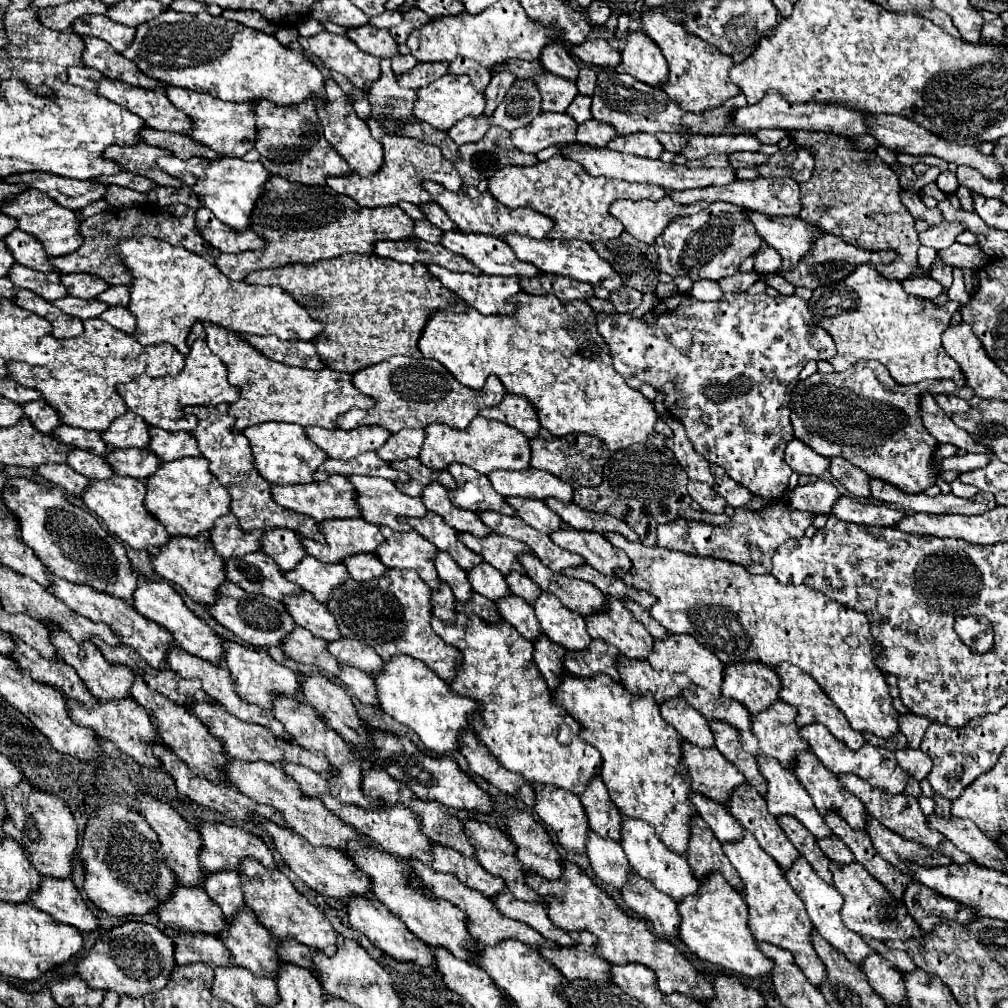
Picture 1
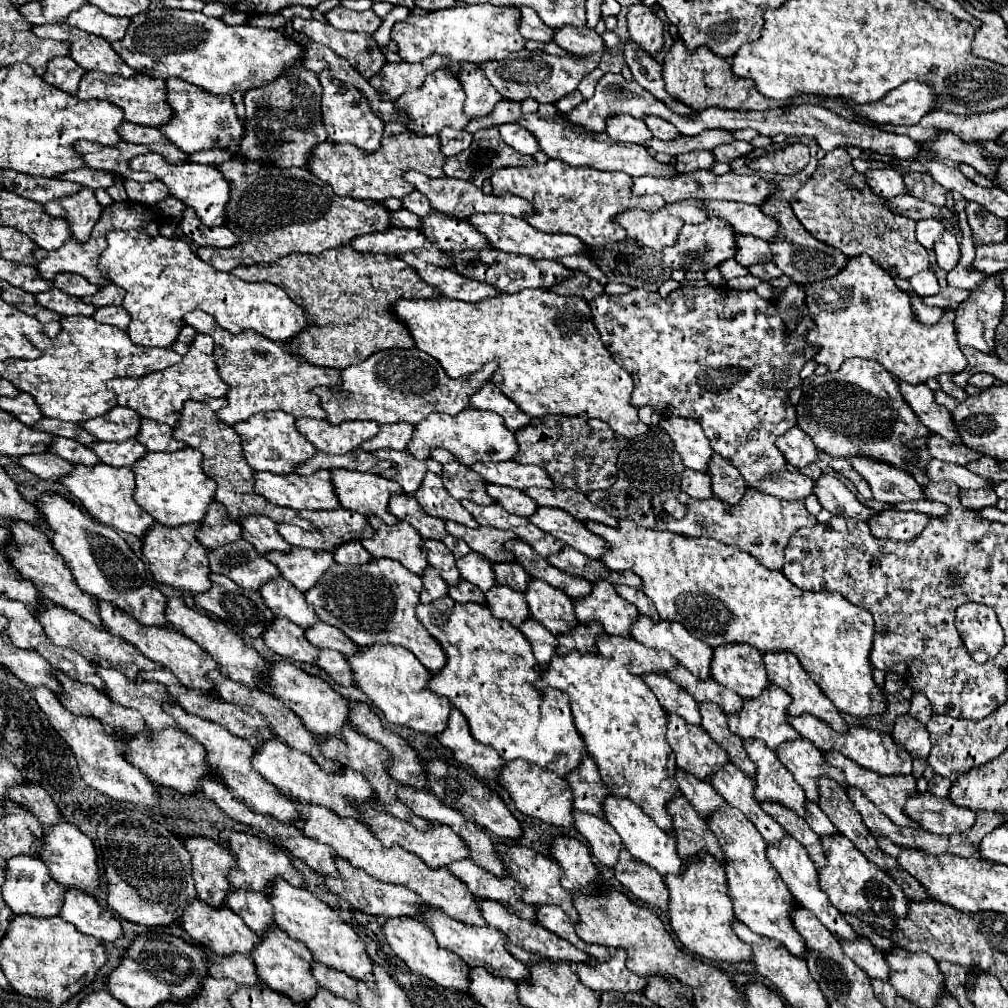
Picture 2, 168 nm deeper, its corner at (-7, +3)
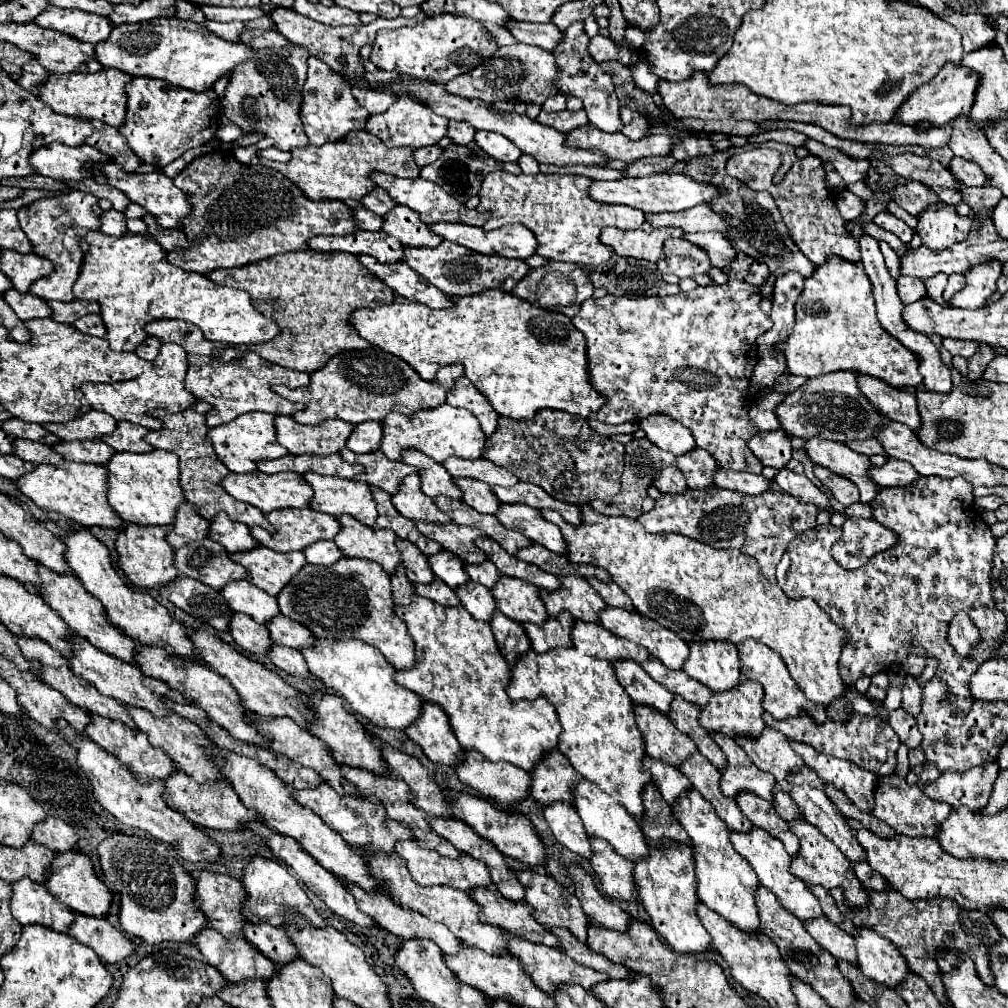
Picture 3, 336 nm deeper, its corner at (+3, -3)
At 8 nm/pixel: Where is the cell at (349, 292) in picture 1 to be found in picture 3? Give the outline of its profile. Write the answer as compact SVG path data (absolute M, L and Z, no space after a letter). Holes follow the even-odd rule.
M313 249L275 255L241 269L215 269L207 277L217 285L247 291L257 309L265 317L273 317L281 327L277 337L267 343L253 345L253 351L281 367L305 373L319 371L333 355L341 351L371 347L349 323L353 311L363 307L379 307L379 303L389 305L397 297L397 293L389 291L381 279L361 267L357 255L321 253Z

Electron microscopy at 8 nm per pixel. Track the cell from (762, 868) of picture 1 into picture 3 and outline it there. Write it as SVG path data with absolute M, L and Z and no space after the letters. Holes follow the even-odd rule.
M695 789L683 793L677 799L677 805L673 805L673 815L693 841L699 899L709 909L717 911L723 919L741 927L743 931L759 931L759 915L755 905L755 891L759 887L759 879L757 873L749 867L749 861L741 859L741 855L733 851L733 845L729 843L731 829L725 827L725 821L717 819L713 805L703 799Z

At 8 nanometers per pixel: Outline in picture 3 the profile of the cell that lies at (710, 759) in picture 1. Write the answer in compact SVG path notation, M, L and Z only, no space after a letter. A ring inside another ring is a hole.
M635 705L635 717L639 723L637 727L643 733L645 751L649 757L679 767L689 755L693 755L693 751L697 751L693 739L677 731L671 719L659 711L653 711L653 707Z

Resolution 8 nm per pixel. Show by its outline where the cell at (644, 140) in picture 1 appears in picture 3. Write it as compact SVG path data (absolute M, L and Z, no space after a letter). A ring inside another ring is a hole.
M585 21L581 23L571 23L567 29L565 29L565 39L563 43L559 43L559 47L555 49L555 59L557 59L557 65L561 69L561 73L557 75L555 83L559 87L559 91L563 95L575 95L577 99L583 101L585 105L585 113L591 121L593 127L601 129L601 131L609 131L609 133L615 133L615 131L621 131L623 123L621 123L621 113L619 113L619 99L613 91L613 81L611 77L589 57L587 53L587 45L589 45L589 37L585 33Z

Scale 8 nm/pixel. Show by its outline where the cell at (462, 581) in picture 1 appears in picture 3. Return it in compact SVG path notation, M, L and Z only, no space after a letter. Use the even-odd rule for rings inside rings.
M397 539L397 547L403 555L403 565L405 565L405 573L407 577L413 581L413 583L433 583L435 581L435 575L433 575L433 569L429 567L429 561L427 561L427 555L421 553L421 549L415 545L415 543L409 543L409 541L401 541Z

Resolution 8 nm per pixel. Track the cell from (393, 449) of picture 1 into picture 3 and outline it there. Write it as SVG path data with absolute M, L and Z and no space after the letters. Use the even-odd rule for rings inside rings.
M365 421L355 425L347 447L353 453L369 453L369 451L379 451L381 447L381 435L383 435L383 427L379 421Z

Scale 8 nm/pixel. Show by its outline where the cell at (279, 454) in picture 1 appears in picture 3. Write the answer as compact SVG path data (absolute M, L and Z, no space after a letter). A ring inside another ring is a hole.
M245 413L237 417L233 423L225 423L209 429L207 435L213 441L217 457L225 463L231 473L253 473L257 471L257 463L265 459L285 457L287 451L277 443L275 433L275 415L271 413Z

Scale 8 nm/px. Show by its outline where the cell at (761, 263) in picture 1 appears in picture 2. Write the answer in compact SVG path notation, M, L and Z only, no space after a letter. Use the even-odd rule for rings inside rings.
M735 235L735 261L741 265L765 263L771 259L771 251L767 241L751 235Z

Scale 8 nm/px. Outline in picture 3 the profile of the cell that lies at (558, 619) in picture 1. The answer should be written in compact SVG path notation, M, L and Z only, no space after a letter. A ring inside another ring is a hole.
M501 577L493 587L493 595L497 599L497 609L517 623L541 625L549 619L545 603L541 601L541 591L539 587L533 587L533 583Z

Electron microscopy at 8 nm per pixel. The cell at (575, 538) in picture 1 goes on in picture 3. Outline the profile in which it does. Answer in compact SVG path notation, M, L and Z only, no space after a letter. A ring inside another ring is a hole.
M519 503L501 505L501 509L497 511L497 519L505 527L523 533L531 541L541 543L543 547L547 547L555 553L567 555L567 543L559 531L559 527L553 525L551 521L543 519L539 509L533 509L529 505L519 505Z

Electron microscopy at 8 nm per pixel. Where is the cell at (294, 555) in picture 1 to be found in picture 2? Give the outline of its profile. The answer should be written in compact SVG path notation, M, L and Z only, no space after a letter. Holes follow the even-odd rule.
M247 515L239 519L239 525L241 525L241 539L249 541L261 555L269 551L287 553L291 549L291 545L287 545L283 537L277 535L277 527L269 517Z

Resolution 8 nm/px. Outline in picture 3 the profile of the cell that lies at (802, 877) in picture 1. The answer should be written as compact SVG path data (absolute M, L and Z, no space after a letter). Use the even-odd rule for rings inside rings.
M753 827L749 833L731 833L731 843L735 847L735 851L739 855L743 855L753 871L759 875L759 881L763 887L767 887L771 893L775 893L775 897L779 899L779 903L791 911L793 915L797 915L803 923L805 921L813 921L813 919L819 919L823 915L823 909L817 901L817 897L805 887L805 883L801 879L797 879L791 871L789 871L789 865L791 865L791 857L789 853L785 851L783 843L779 839L775 839L773 835L769 835L767 831L759 829L759 827Z

